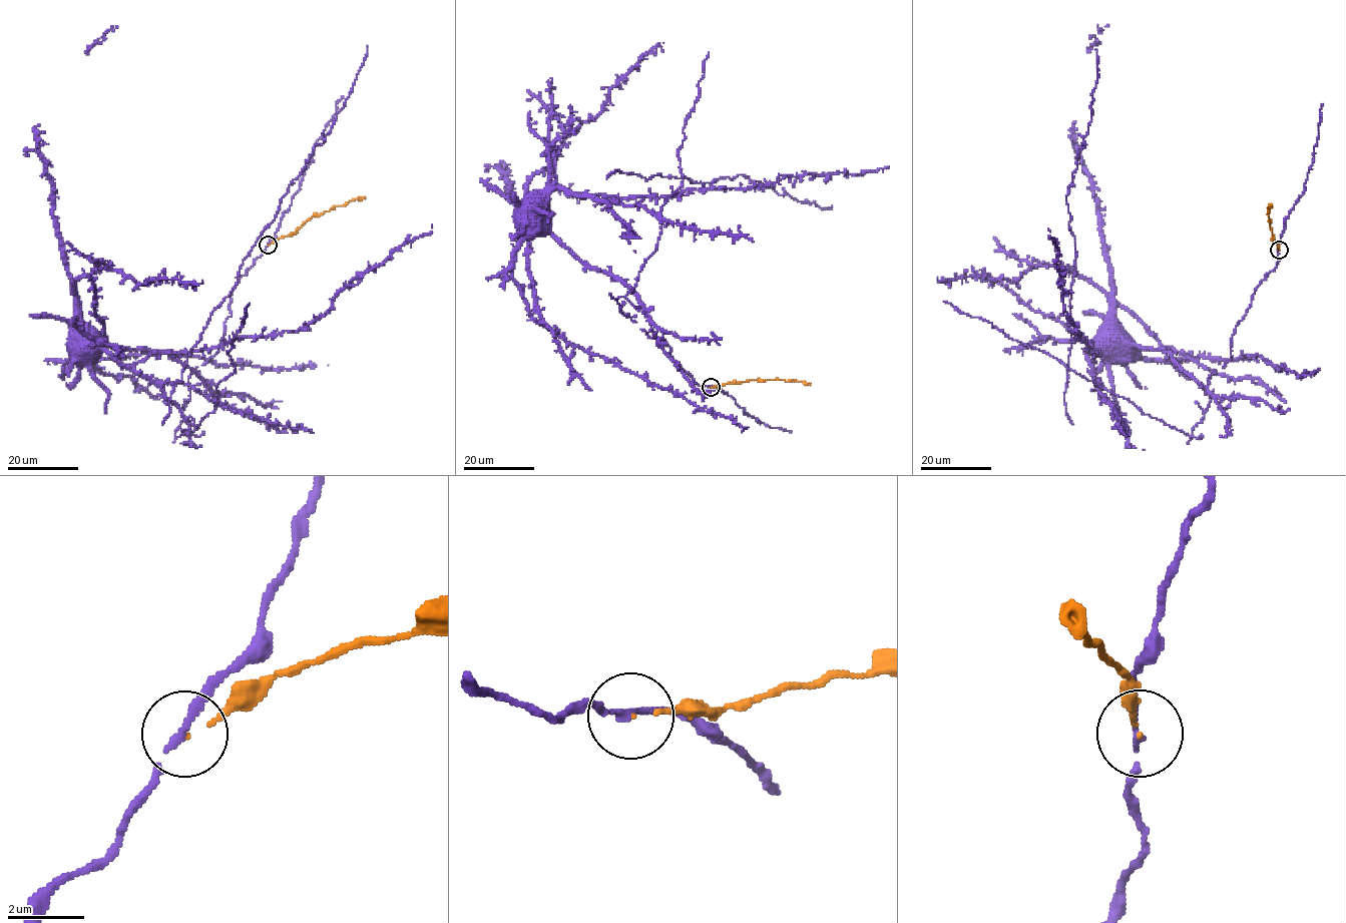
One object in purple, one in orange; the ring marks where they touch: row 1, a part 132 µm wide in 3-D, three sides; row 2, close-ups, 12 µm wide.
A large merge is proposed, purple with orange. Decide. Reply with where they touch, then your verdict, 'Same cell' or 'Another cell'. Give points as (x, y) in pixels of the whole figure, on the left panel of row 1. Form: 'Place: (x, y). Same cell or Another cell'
Place: (268, 245). Another cell

